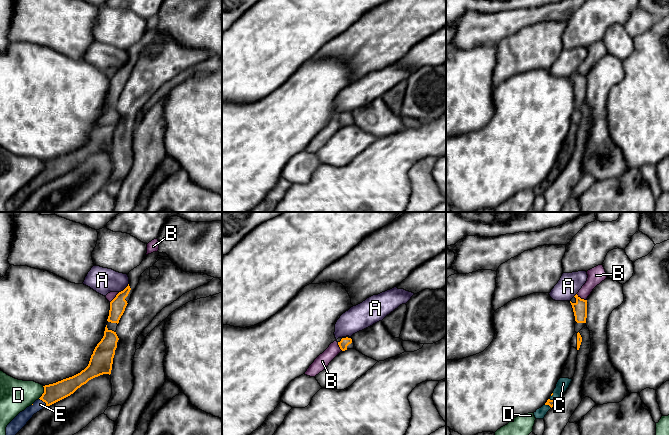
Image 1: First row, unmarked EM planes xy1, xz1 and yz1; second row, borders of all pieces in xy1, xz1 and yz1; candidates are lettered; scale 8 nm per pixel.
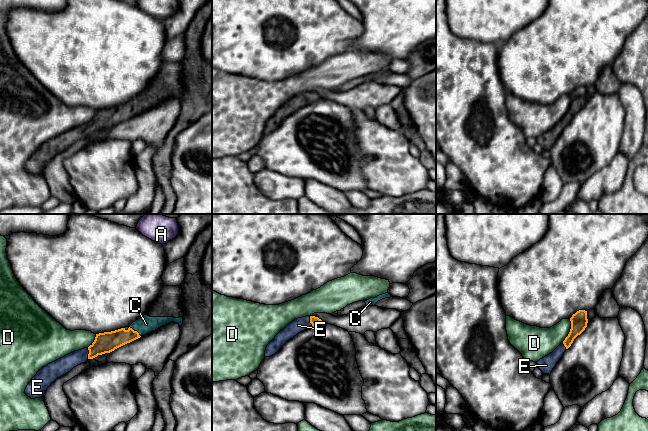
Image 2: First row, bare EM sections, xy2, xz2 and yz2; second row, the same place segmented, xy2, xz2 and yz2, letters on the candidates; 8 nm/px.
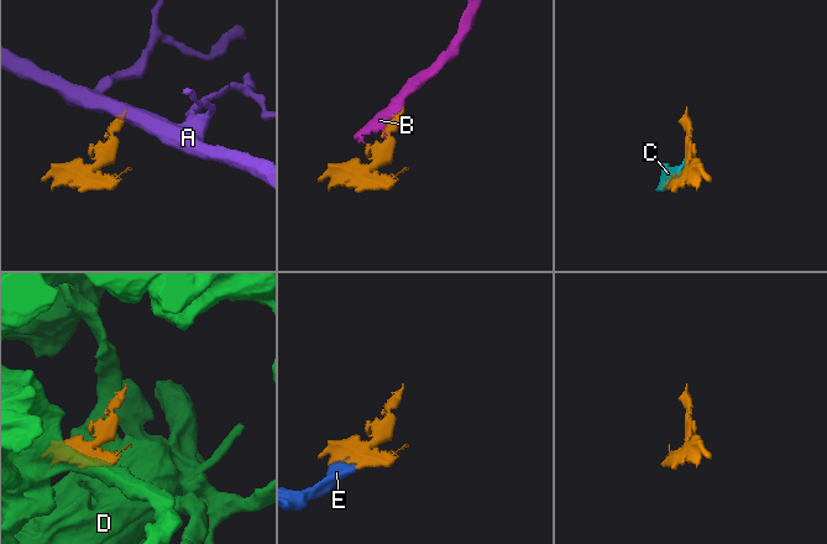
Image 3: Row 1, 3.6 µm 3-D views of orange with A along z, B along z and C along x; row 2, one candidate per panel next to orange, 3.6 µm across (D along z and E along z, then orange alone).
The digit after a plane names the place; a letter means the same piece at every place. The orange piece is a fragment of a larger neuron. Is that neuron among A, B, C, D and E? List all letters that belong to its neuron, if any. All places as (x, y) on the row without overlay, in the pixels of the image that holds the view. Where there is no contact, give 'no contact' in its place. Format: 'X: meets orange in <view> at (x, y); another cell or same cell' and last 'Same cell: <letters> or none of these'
A: meets orange in xy1 at (125, 64); another cell
B: meets orange in yz1 at (580, 74); another cell
C: meets orange in xy2 at (132, 105); same cell
D: meets orange in yz2 at (570, 107); another cell
E: meets orange in xy2 at (89, 129); same cell
Same cell: C, E

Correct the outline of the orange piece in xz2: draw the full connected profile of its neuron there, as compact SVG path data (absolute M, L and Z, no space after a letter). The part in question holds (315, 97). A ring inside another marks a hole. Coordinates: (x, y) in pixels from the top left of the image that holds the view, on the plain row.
M306 92L295 95L291 99L289 99L283 106L281 106L267 121L265 133L271 133L275 129L277 129L287 117L292 115L298 109L321 100L324 100L324 98L315 92Z

